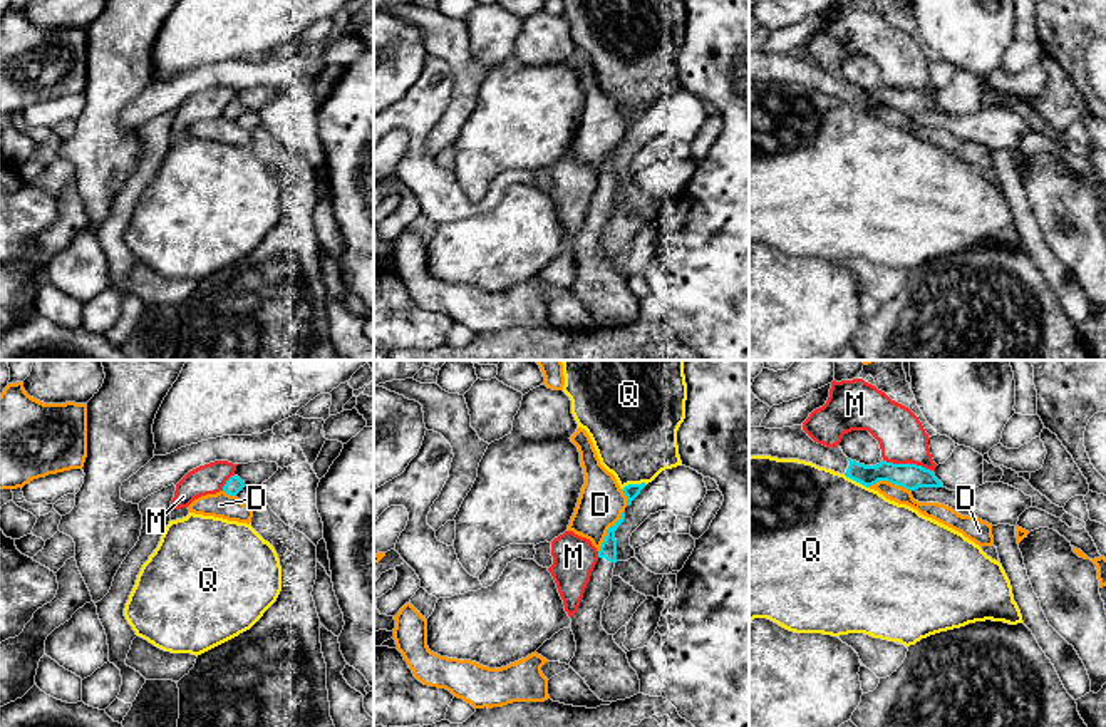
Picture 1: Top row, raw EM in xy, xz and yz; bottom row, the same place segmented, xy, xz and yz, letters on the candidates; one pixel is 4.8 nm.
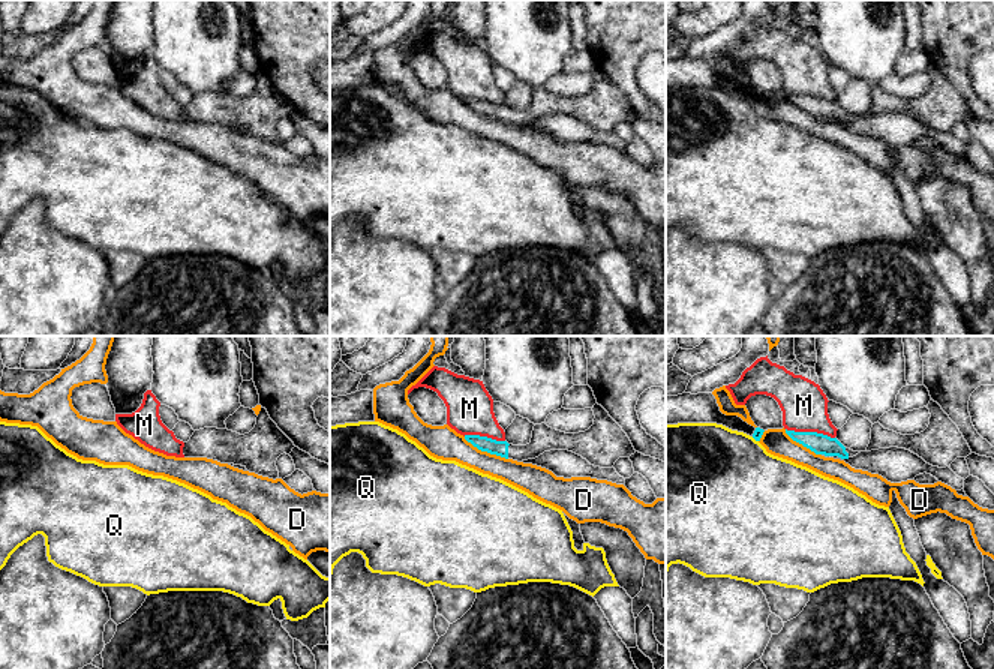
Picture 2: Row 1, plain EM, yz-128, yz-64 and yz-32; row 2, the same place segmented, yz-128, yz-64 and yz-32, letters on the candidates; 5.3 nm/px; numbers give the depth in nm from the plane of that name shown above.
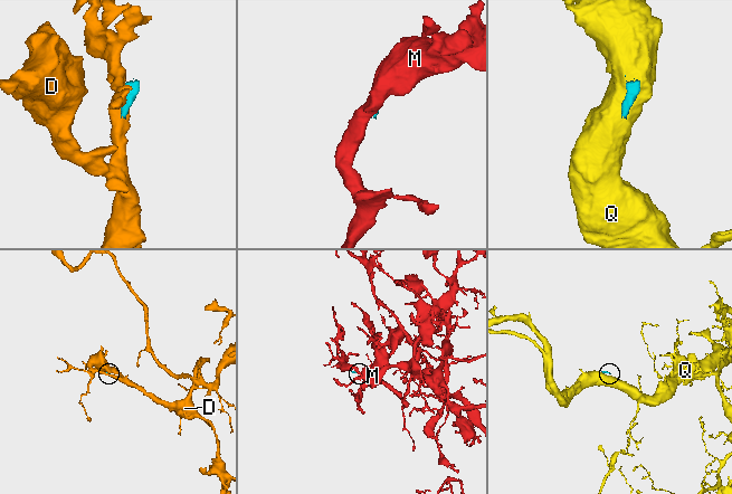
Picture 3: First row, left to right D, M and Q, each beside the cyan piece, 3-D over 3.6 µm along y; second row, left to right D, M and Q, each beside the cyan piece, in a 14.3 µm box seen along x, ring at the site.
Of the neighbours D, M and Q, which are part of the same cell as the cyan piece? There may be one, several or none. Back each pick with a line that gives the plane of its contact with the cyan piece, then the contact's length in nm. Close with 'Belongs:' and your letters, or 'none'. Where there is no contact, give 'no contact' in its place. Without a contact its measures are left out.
Belongs: none

